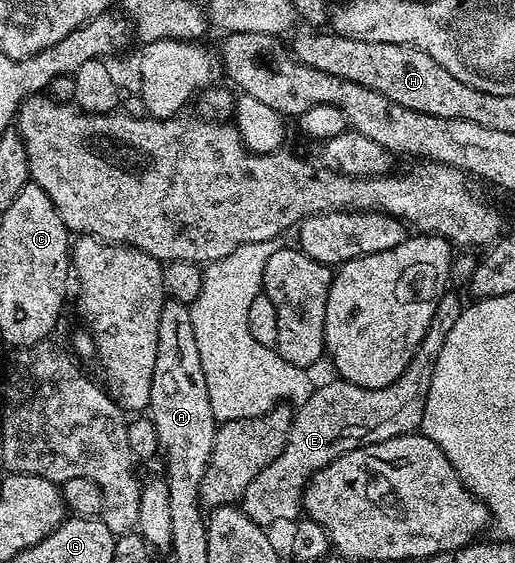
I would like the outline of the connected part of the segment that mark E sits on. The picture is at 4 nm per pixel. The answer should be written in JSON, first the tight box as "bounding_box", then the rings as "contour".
{"bounding_box":[240,292,464,528],"contour":[[[453,292],[442,295],[420,348],[416,348],[408,368],[392,384],[384,388],[360,388],[339,380],[314,390],[308,400],[293,411],[284,452],[248,484],[240,499],[240,509],[263,528],[277,519],[297,519],[304,510],[302,496],[306,486],[320,468],[361,446],[415,433],[424,420],[424,404],[428,404],[428,388],[432,388],[432,372],[436,372],[444,336],[452,332],[452,324],[456,324],[463,309],[464,302]]]}

